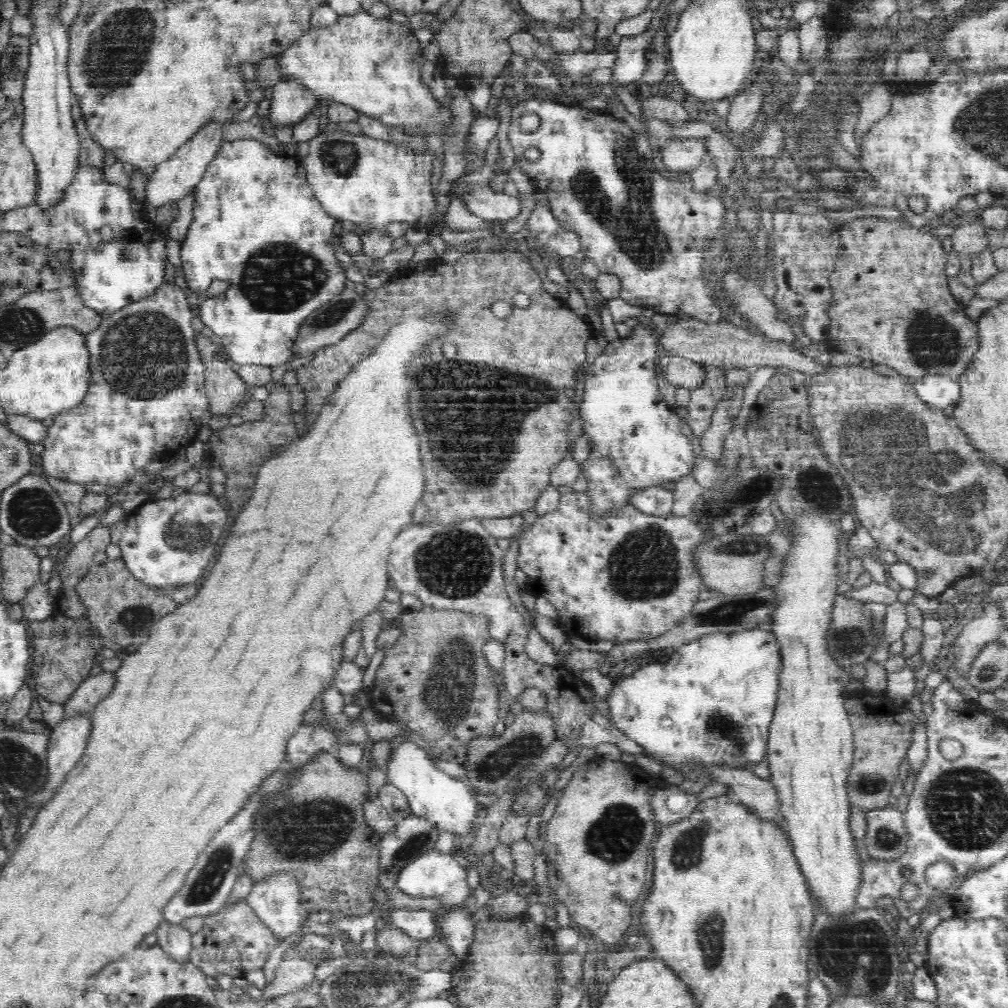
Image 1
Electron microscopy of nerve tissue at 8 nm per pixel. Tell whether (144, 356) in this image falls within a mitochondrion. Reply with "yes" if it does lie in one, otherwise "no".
yes

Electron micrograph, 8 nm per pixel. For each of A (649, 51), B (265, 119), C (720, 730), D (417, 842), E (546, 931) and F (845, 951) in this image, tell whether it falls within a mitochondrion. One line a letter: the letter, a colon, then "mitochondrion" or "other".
A: other
B: other
C: mitochondrion
D: mitochondrion
E: other
F: mitochondrion

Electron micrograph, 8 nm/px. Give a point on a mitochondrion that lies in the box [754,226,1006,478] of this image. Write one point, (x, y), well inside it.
(932, 341)

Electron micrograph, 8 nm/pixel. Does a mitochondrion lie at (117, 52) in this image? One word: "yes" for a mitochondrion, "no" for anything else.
yes

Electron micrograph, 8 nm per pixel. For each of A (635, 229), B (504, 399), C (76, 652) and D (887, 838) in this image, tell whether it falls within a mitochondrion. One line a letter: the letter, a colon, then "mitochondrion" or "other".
A: mitochondrion
B: mitochondrion
C: other
D: mitochondrion

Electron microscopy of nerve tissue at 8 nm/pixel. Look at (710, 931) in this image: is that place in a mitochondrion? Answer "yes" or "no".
yes

